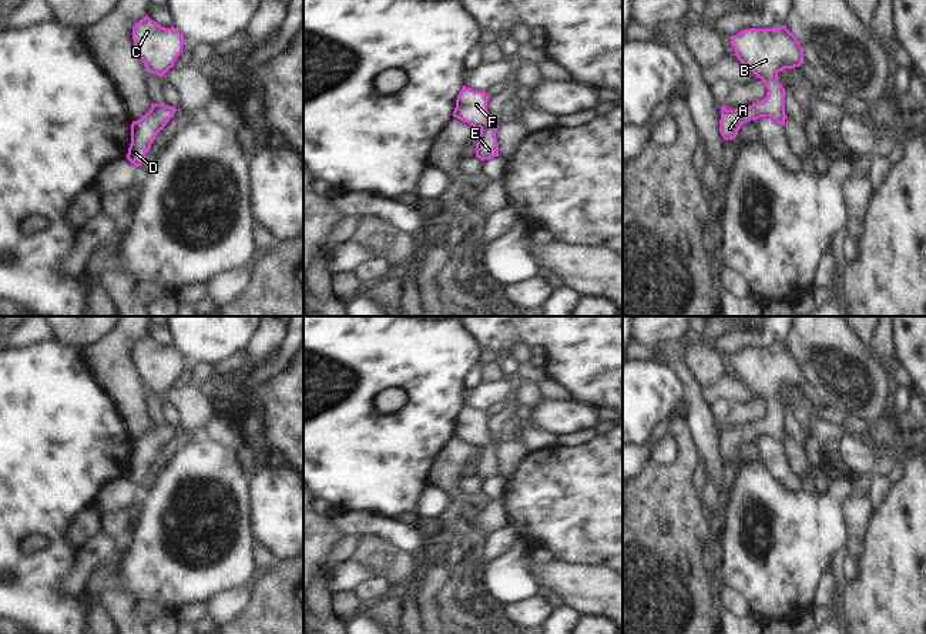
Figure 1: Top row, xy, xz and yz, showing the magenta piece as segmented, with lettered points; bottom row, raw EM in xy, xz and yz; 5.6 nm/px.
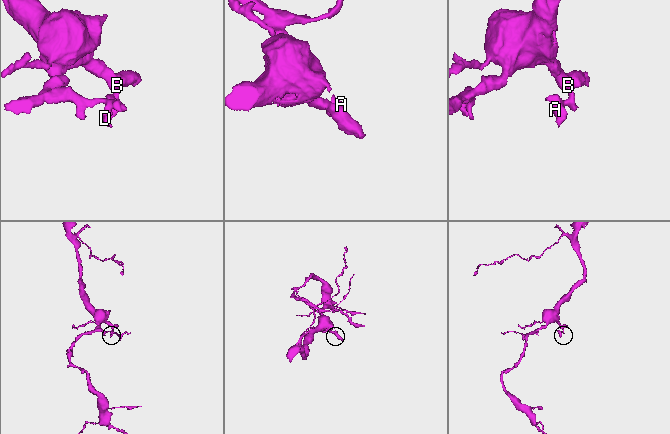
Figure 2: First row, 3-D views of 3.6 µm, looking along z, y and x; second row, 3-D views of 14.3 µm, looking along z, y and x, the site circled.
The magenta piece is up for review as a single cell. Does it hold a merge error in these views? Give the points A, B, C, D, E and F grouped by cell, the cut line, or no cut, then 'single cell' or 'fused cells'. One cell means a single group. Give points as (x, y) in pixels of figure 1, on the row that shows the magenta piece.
A B C D E F | no cut | single cell

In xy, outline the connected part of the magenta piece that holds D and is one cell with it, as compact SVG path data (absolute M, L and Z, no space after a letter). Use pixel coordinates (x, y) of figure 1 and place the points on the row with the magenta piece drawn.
M162 104L151 105L150 111L131 124L131 144L127 160L135 167L141 167L142 158L150 151L157 134L174 117L177 108Z

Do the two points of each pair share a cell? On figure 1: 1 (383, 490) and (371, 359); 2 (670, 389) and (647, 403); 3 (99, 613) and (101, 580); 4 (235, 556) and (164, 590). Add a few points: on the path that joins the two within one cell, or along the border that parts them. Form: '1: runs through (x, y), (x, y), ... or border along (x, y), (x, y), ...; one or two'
1: runs through (369, 458), (363, 452), (363, 392); one
2: runs through (664, 389), (653, 398); one
3: runs through (96, 604), (96, 589); one
4: runs through (218, 564), (181, 573); one

